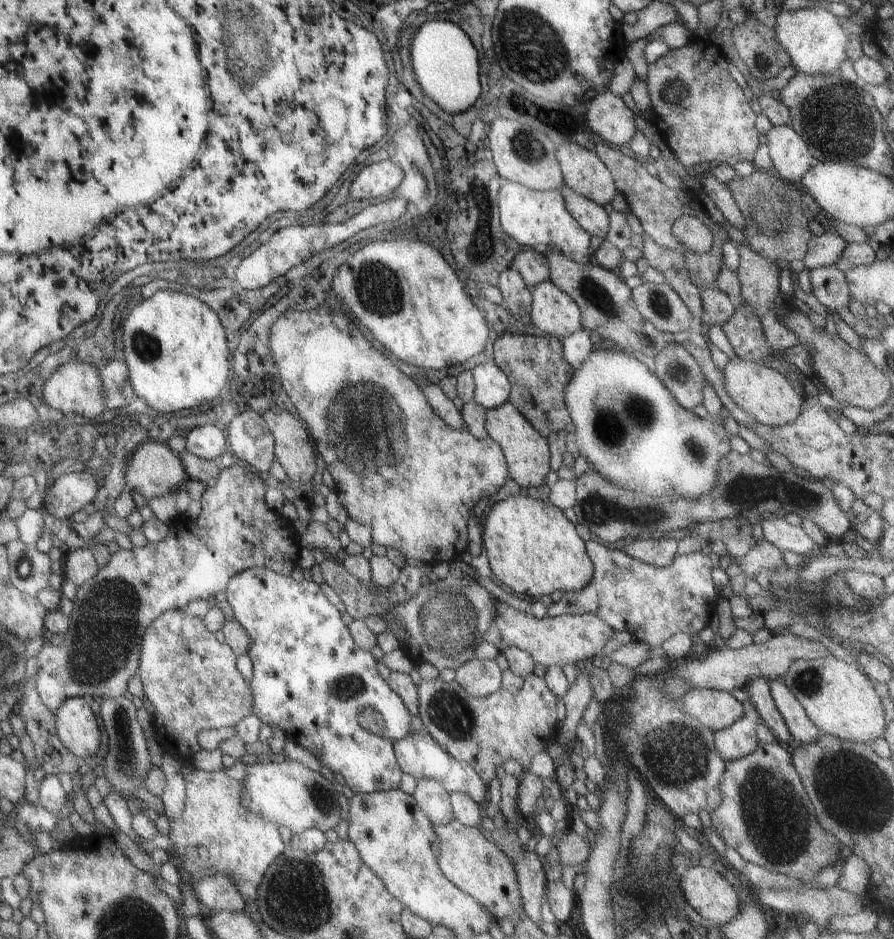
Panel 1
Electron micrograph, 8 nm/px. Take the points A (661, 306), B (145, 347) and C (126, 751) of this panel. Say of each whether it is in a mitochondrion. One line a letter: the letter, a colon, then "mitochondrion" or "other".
A: mitochondrion
B: mitochondrion
C: mitochondrion

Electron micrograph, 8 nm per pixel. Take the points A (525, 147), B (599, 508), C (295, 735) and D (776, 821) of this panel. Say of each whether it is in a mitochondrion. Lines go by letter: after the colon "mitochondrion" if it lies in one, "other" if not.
A: mitochondrion
B: mitochondrion
C: other
D: mitochondrion

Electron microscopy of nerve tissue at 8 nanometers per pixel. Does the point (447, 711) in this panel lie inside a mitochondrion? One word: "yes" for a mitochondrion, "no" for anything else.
yes

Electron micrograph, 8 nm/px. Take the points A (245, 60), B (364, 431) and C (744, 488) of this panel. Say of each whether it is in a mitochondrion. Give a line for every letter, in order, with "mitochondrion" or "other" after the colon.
A: mitochondrion
B: mitochondrion
C: mitochondrion

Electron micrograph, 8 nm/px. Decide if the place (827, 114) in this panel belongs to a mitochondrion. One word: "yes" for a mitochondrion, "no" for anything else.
yes

